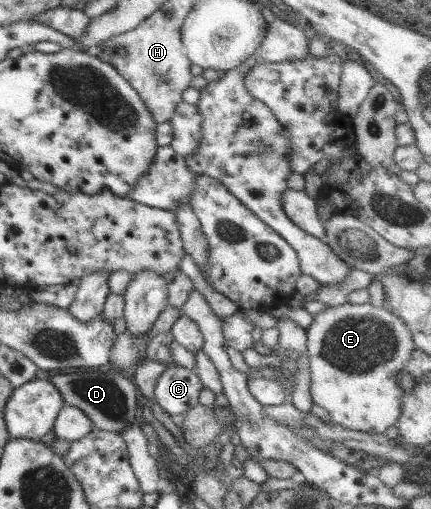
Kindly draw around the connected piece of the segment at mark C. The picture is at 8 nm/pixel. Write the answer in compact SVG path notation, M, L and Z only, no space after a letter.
M179 365L167 368L156 382L154 400L175 417L198 404L201 382L195 371Z

